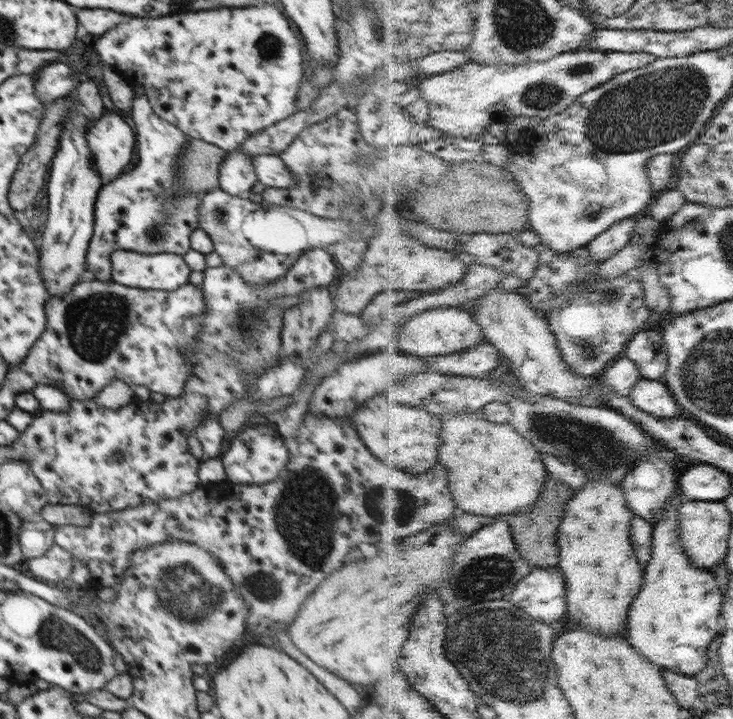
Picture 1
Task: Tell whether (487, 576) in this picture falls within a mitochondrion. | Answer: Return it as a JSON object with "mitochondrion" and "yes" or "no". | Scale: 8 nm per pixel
{"mitochondrion":"yes"}

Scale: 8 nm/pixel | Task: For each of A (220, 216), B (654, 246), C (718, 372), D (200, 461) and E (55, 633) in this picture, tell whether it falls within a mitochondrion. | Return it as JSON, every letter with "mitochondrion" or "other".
{"A":"mitochondrion","B":"other","C":"mitochondrion","D":"other","E":"mitochondrion"}

